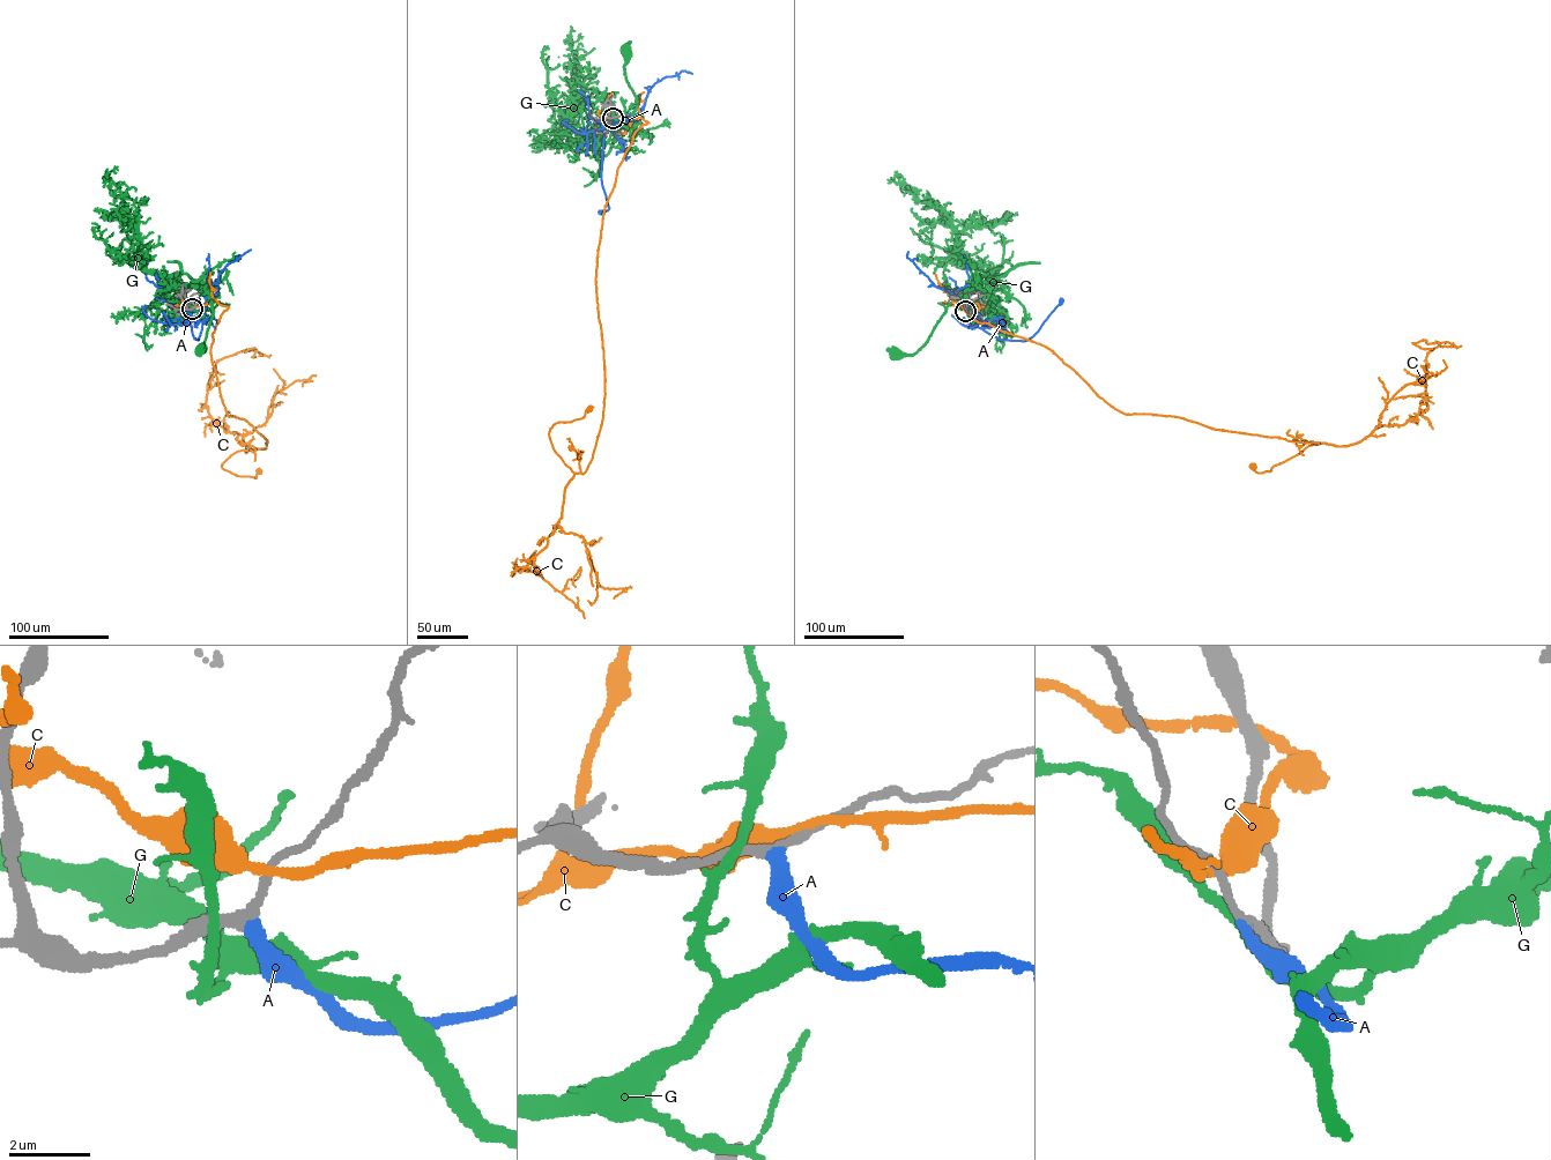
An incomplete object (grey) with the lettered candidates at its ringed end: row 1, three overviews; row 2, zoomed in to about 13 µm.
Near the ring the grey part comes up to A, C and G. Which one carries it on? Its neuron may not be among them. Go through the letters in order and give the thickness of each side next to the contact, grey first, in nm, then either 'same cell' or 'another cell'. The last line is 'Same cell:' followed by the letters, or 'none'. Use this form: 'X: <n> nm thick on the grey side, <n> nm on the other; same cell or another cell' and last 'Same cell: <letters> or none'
A: 220 nm thick on the grey side, 280 nm on the other; same cell
C: 190 nm thick on the grey side, 240 nm on the other; another cell
G: 240 nm thick on the grey side, 240 nm on the other; another cell
Same cell: A

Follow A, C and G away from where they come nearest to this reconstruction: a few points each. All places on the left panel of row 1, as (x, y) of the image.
A: (192, 309), (203, 311), (191, 322), (194, 337), (198, 340), (206, 307), (197, 302)
C: (193, 307), (228, 306), (210, 351), (222, 402), (228, 416), (267, 441), (221, 466), (240, 476), (259, 471)
G: (192, 309), (180, 306), (164, 287), (168, 277), (186, 273), (212, 300), (213, 317), (200, 349)

